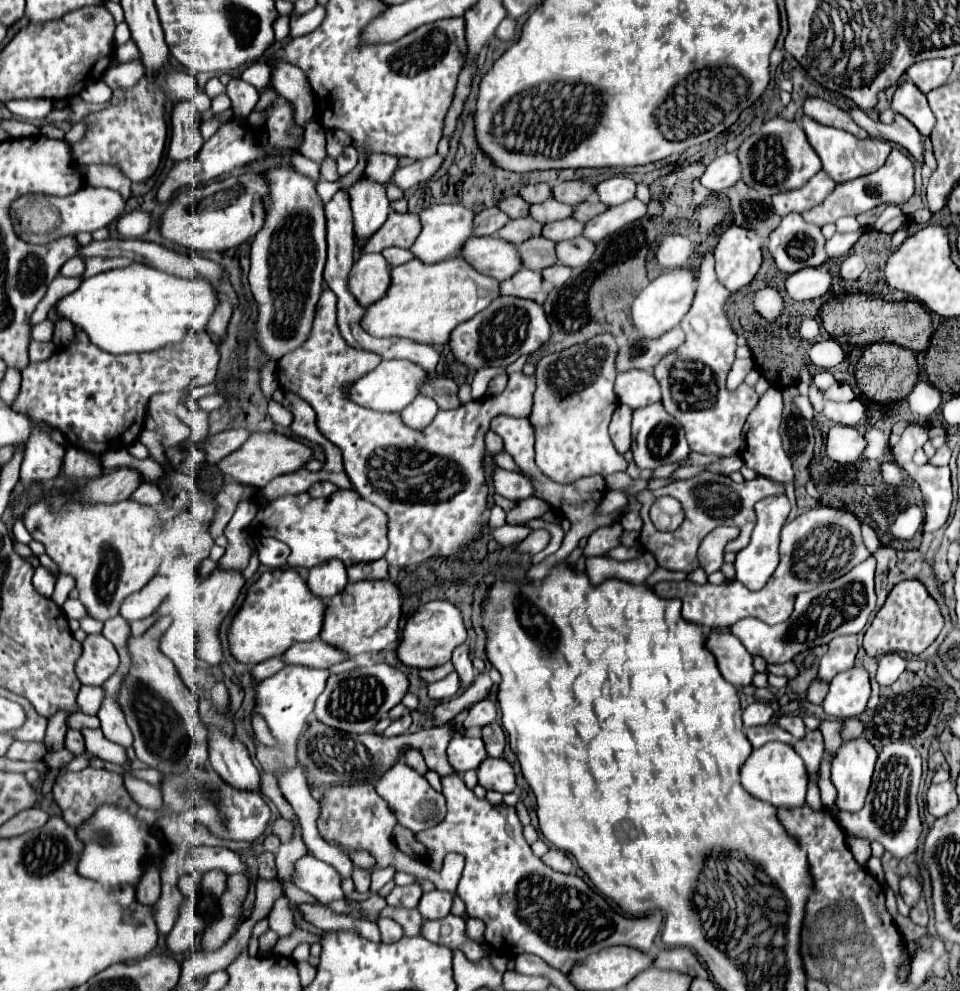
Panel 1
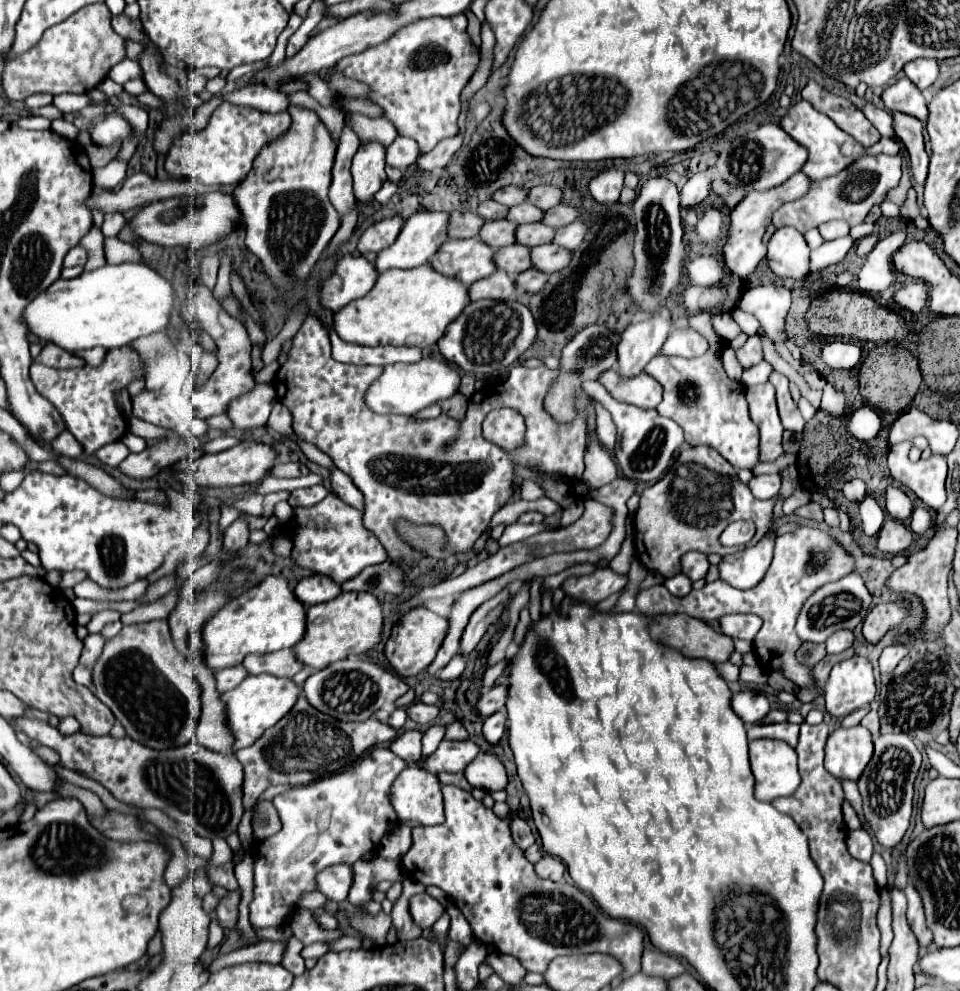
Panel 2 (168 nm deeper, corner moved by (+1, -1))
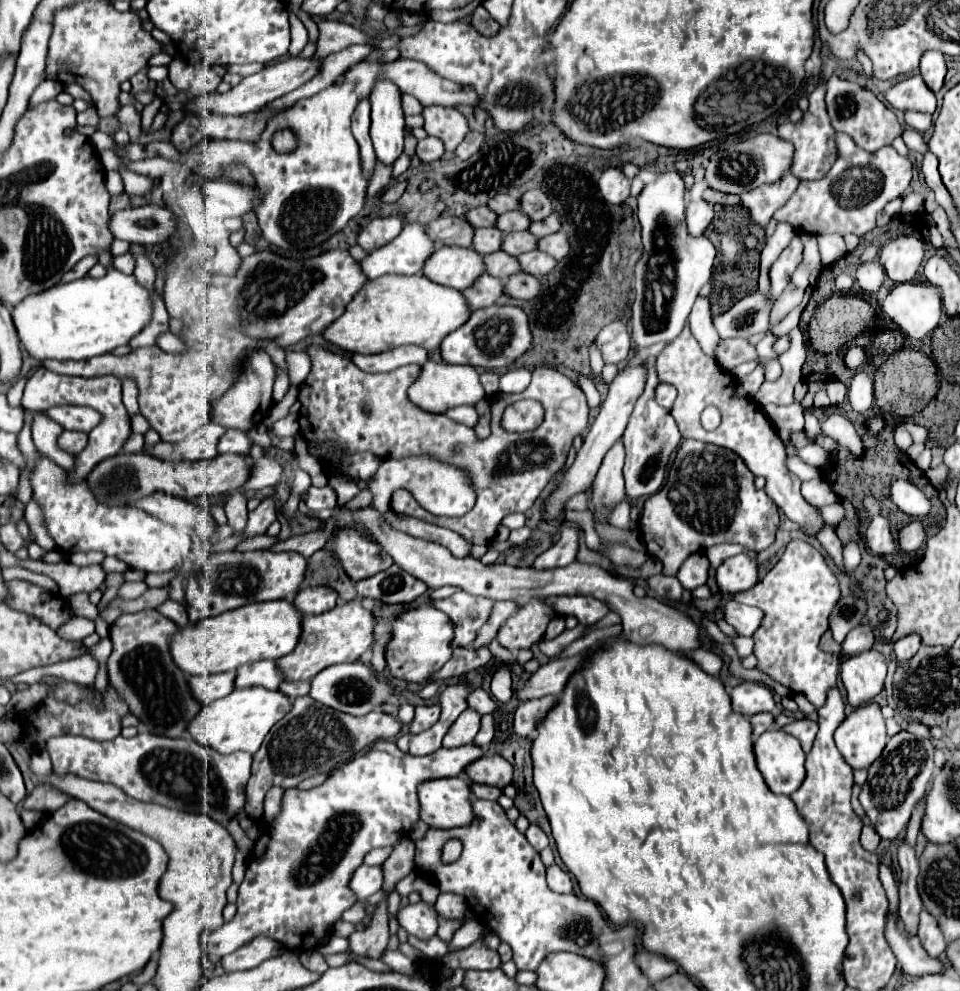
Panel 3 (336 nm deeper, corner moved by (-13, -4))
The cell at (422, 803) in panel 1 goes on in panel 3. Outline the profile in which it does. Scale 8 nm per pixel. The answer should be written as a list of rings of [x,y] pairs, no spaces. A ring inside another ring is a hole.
[[[460,776],[422,782],[418,786],[418,800],[420,820],[430,828],[458,828],[470,824],[470,818],[474,818],[470,784]]]

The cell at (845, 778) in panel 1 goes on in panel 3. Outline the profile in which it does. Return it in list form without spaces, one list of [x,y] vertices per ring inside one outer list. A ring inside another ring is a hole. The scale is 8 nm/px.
[[[878,704],[852,710],[834,734],[836,746],[846,764],[862,770],[876,762],[886,746],[886,726]]]

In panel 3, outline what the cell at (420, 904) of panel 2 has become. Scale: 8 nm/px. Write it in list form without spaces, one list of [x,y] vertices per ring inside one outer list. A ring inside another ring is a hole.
[[[420,900],[418,904],[408,904],[398,912],[398,922],[408,934],[416,938],[432,938],[438,928],[438,912],[432,904]]]

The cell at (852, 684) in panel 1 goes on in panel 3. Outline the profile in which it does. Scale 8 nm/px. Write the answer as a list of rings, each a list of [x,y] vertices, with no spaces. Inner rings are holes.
[[[872,648],[842,662],[840,674],[848,704],[852,708],[862,708],[864,704],[874,702],[874,698],[882,692],[886,680],[886,660]]]

